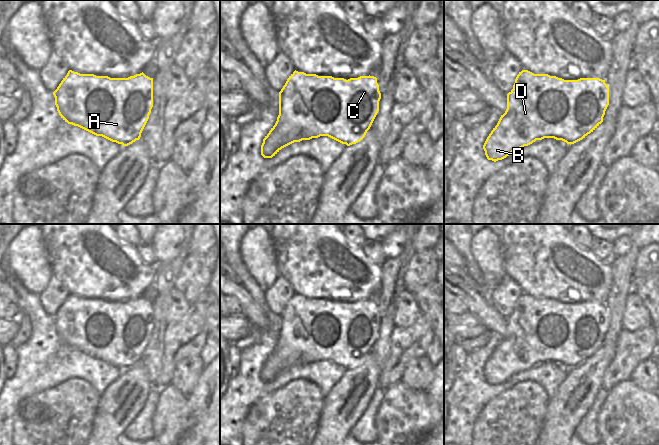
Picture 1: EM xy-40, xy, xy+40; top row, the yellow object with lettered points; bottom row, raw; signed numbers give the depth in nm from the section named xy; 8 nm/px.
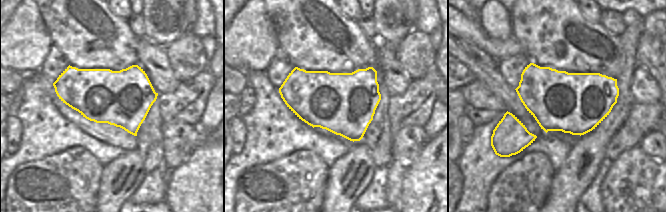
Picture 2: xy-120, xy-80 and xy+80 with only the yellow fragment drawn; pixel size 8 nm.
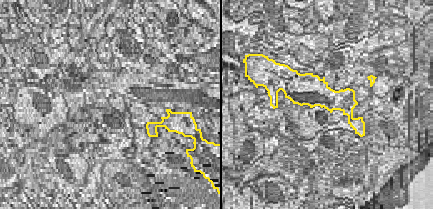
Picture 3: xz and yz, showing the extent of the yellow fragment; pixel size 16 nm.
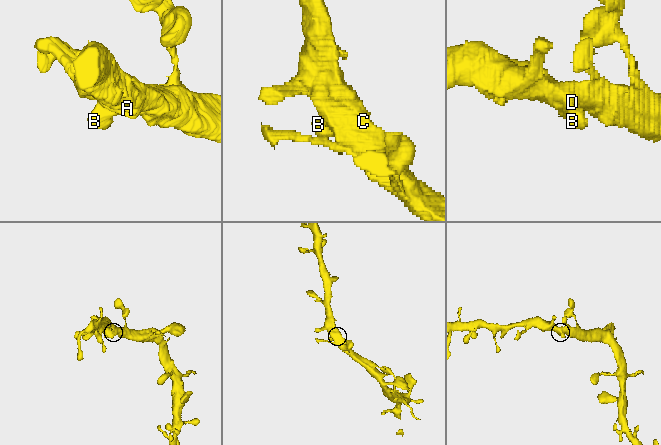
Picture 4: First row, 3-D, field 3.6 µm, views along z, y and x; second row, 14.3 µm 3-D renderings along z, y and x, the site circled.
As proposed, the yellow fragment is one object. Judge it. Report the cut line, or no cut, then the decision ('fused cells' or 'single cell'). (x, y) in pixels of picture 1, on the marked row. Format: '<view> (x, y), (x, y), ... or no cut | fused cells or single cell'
no cut | single cell

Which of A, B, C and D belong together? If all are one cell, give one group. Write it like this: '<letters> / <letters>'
A B C D

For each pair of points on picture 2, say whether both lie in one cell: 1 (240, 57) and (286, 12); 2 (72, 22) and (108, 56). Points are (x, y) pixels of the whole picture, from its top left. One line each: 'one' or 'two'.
1: two
2: one

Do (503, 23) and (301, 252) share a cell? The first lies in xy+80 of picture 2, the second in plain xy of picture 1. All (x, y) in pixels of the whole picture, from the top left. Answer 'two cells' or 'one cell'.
two cells

